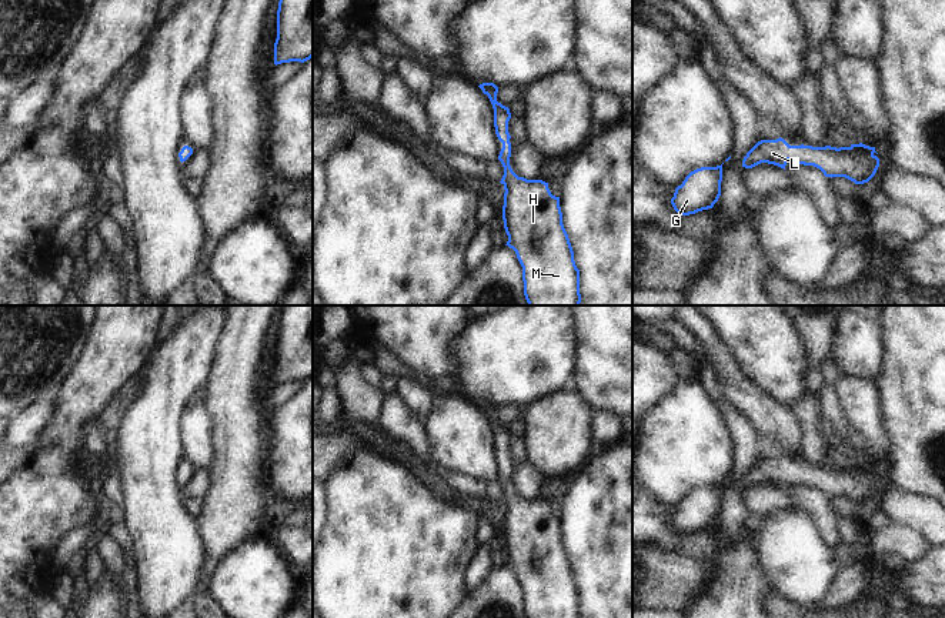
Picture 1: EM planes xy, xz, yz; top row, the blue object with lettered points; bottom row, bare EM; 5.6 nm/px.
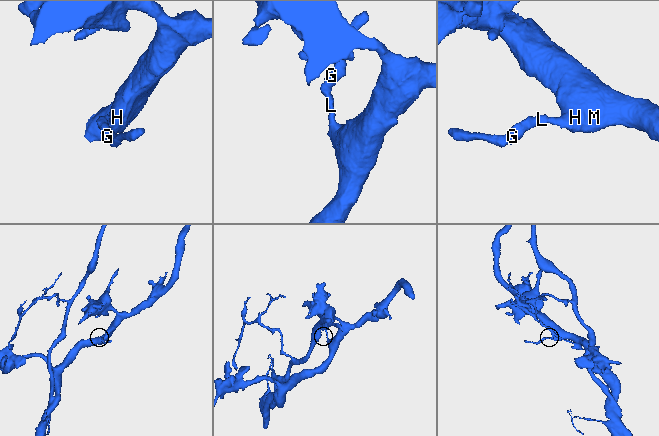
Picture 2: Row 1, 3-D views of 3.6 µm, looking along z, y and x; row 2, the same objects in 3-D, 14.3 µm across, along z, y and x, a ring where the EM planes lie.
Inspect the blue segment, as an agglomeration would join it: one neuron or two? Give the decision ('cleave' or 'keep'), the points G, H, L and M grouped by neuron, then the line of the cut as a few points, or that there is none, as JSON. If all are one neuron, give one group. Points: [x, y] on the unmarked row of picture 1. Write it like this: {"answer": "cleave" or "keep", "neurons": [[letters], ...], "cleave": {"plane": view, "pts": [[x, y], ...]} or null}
{"answer": "keep", "neurons": [["G", "H", "L", "M"]], "cleave": null}

